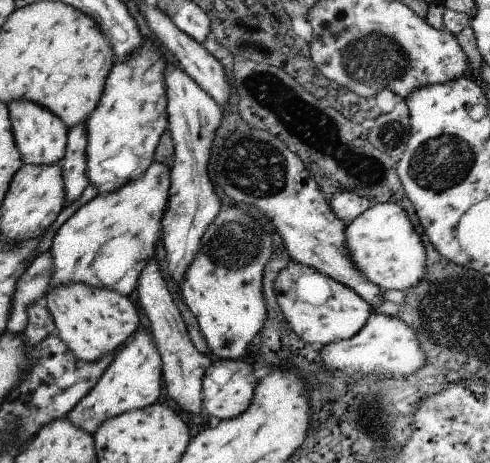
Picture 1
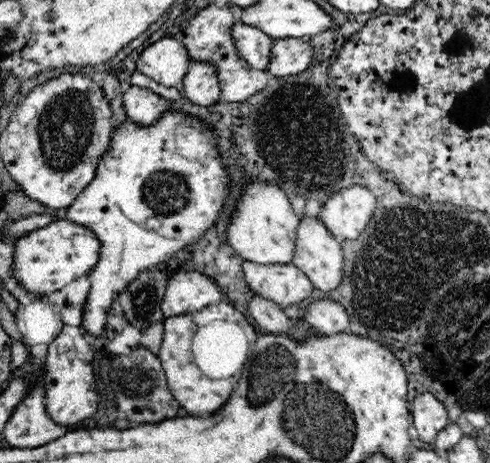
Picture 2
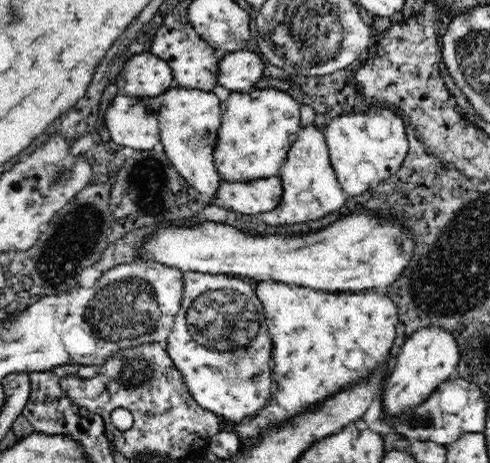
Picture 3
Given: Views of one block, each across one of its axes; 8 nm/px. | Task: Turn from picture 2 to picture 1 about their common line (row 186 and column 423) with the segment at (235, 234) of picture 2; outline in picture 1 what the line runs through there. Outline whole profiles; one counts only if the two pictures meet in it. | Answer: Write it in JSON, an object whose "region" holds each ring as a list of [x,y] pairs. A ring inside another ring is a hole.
{"region":[[[371,204],[355,222],[345,224],[347,236],[347,252],[351,252],[351,262],[355,270],[363,274],[373,286],[383,290],[411,290],[411,286],[419,286],[427,274],[427,256],[419,236],[413,232],[411,220],[403,206],[399,204]]]}

